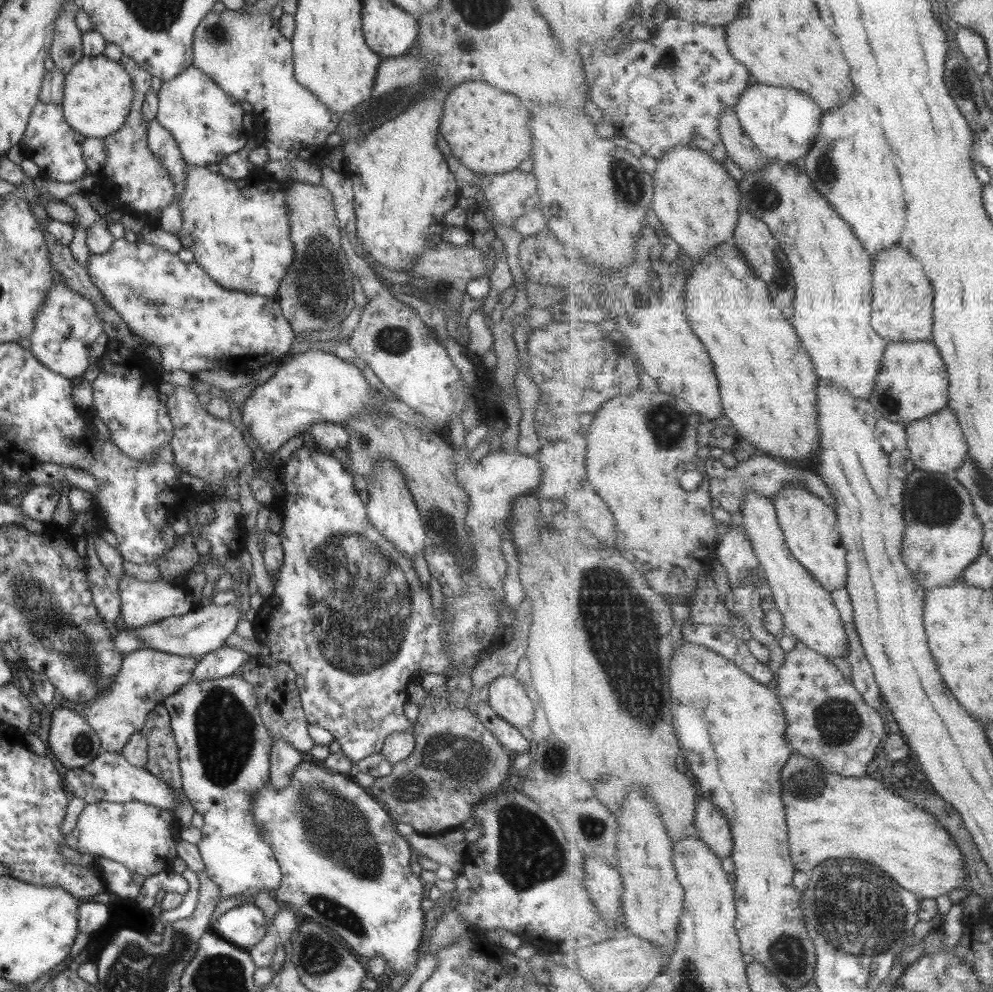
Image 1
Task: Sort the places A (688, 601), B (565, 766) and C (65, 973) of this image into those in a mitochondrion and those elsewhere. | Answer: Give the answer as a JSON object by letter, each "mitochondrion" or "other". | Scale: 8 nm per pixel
{"A":"other","B":"mitochondrion","C":"other"}

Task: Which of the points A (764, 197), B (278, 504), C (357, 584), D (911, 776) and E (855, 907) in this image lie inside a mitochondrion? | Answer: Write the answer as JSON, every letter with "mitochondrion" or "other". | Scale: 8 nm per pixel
{"A":"mitochondrion","B":"other","C":"mitochondrion","D":"other","E":"mitochondrion"}

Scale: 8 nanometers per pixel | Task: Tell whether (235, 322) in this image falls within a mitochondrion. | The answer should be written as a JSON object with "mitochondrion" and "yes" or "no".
{"mitochondrion":"no"}

